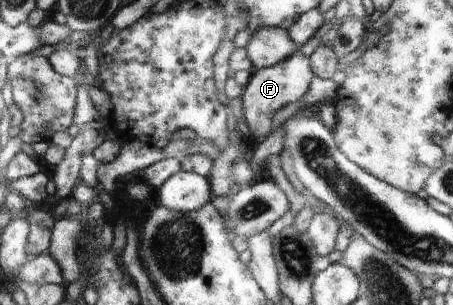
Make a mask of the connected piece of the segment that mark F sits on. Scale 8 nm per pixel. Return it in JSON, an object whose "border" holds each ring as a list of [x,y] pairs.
{"border":[[[296,51],[292,57],[284,59],[284,63],[278,65],[257,68],[256,73],[251,74],[248,85],[243,87],[243,120],[251,131],[251,137],[262,142],[272,132],[272,119],[276,111],[284,105],[300,101],[300,97],[308,91],[308,85],[312,81],[312,69],[308,57],[304,57],[300,51]]]}

